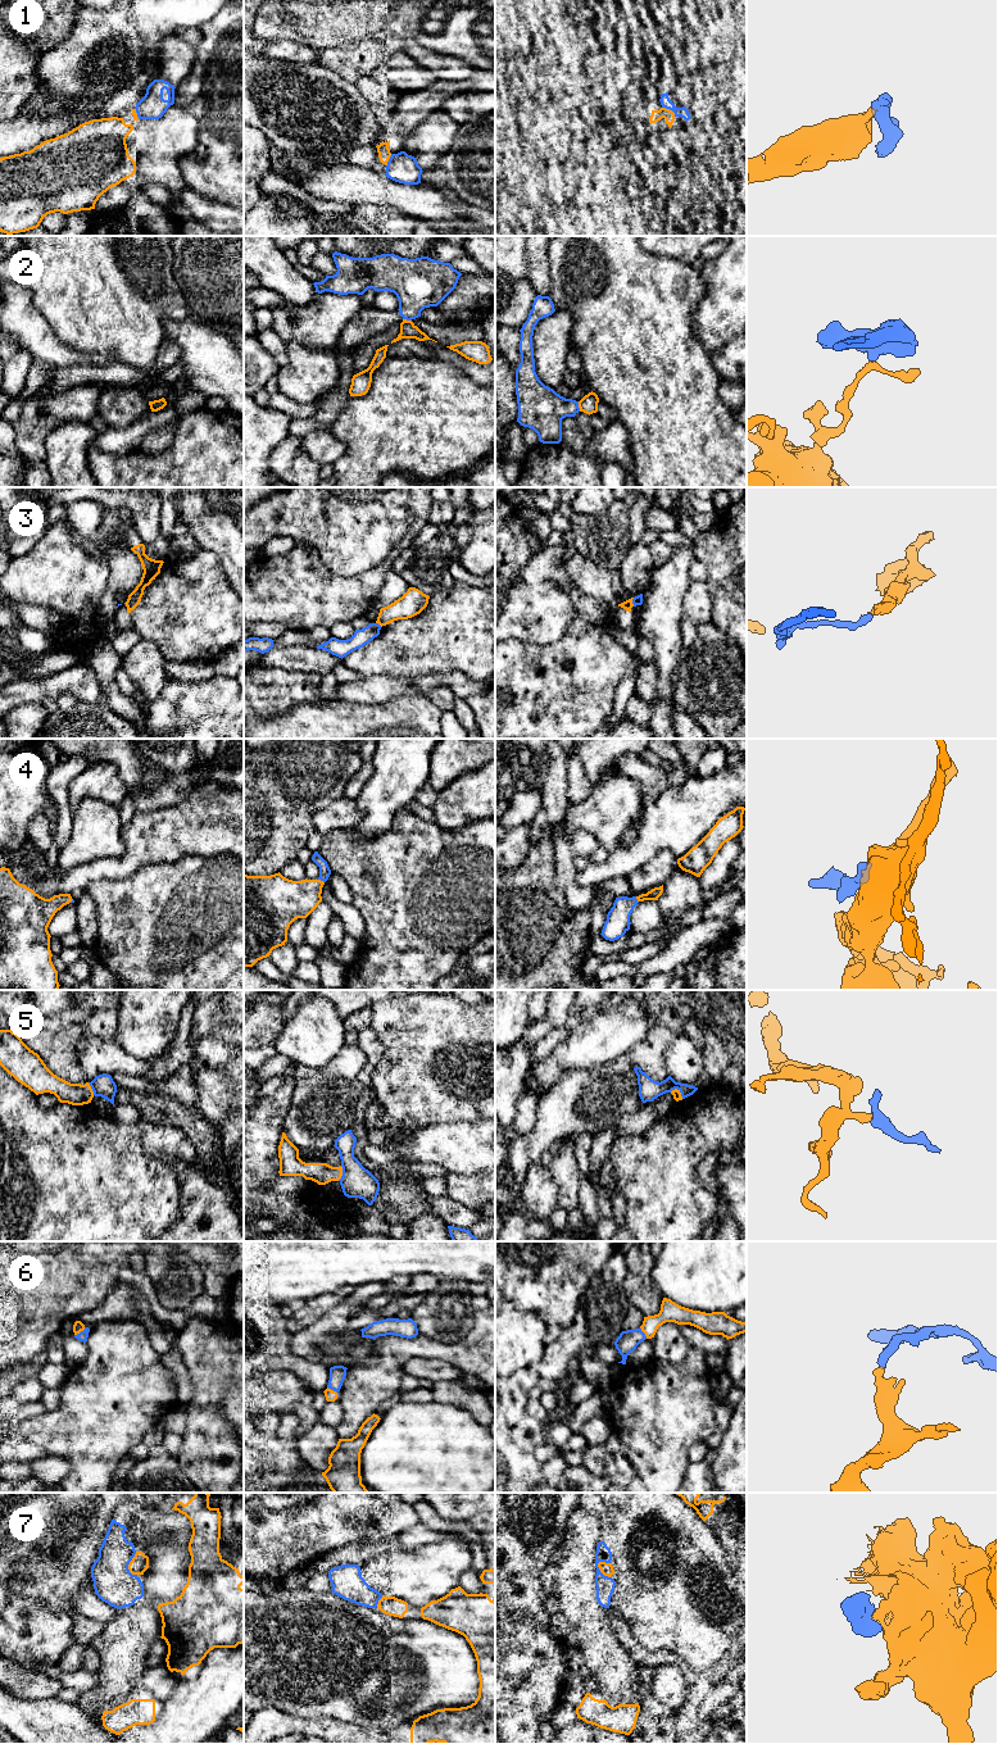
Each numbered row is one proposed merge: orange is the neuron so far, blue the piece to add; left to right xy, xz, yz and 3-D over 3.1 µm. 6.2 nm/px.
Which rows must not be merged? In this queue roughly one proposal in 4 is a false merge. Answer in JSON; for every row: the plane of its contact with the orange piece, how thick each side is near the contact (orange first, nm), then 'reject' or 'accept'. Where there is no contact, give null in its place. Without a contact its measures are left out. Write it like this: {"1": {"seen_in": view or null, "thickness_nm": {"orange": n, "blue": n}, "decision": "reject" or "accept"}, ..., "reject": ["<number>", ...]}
{"1": {"seen_in": "yz", "thickness_nm": {"orange": 70, "blue": 70}, "decision": "reject"}, "2": {"seen_in": "yz", "thickness_nm": {"orange": 110, "blue": 280}, "decision": "reject"}, "3": {"seen_in": "xz", "thickness_nm": {"orange": 160, "blue": 100}, "decision": "reject"}, "4": {"seen_in": "xz", "thickness_nm": {"orange": 260, "blue": 70}, "decision": "accept"}, "5": {"seen_in": "xz", "thickness_nm": {"orange": 140, "blue": 200}, "decision": "reject"}, "6": {"seen_in": "xy", "thickness_nm": {"orange": 70, "blue": 60}, "decision": "accept"}, "7": {"seen_in": "yz", "thickness_nm": {"orange": 80, "blue": 110}, "decision": "accept"}, "reject": ["1", "2", "3", "5"]}

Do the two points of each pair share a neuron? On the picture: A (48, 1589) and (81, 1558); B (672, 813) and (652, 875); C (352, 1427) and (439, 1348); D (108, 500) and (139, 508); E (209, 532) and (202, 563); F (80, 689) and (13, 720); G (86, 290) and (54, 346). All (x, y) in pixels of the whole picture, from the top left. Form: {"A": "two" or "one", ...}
{"A": "one", "B": "two", "C": "one", "D": "one", "E": "two", "F": "two", "G": "two"}

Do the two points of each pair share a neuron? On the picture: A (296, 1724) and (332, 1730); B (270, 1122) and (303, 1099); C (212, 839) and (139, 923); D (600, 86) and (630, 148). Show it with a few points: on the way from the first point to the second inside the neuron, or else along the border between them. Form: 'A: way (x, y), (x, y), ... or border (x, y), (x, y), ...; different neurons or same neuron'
A: way (305, 1726), (323, 1727); same neuron
B: border (295, 1080), (291, 1104), (285, 1117), (282, 1131); different neurons
C: border (227, 853), (217, 855), (184, 855), (168, 862); different neurons
D: way (609, 101), (612, 112), (629, 132); same neuron

